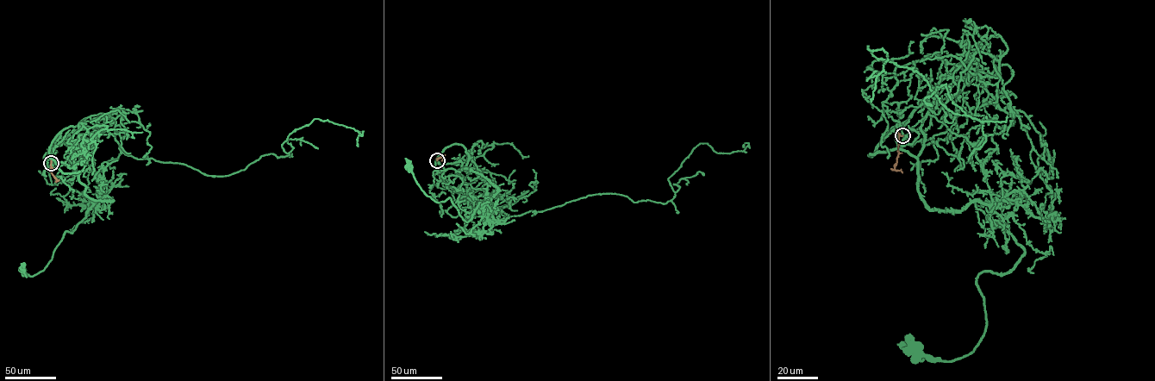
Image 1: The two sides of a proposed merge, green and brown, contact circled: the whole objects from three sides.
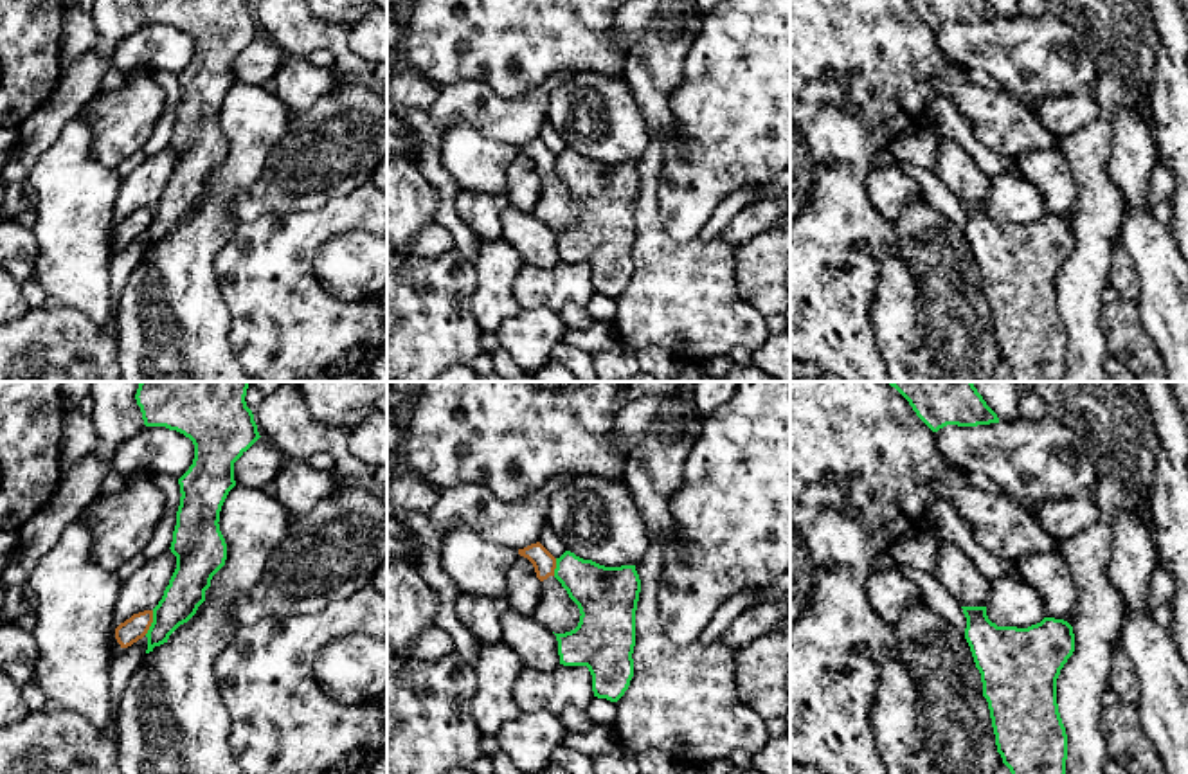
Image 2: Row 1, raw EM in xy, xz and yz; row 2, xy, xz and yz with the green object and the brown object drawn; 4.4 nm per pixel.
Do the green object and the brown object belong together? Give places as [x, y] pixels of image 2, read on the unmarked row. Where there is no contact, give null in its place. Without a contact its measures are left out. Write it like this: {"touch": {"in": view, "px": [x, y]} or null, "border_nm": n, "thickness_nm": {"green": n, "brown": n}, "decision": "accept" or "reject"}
{"touch": {"in": "xy", "px": [152, 220]}, "border_nm": 120, "thickness_nm": {"green": 170, "brown": 110}, "decision": "reject"}

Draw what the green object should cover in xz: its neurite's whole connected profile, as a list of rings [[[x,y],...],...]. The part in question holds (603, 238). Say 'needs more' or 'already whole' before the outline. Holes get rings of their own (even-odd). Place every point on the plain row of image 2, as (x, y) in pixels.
already whole | [[[571,148],[556,155],[554,175],[580,205],[574,227],[554,230],[560,261],[587,263],[598,295],[617,299],[634,274],[635,162],[605,164]]]

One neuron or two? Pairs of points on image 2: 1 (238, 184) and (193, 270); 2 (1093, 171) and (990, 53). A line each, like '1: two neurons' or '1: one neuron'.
1: one neuron
2: two neurons

